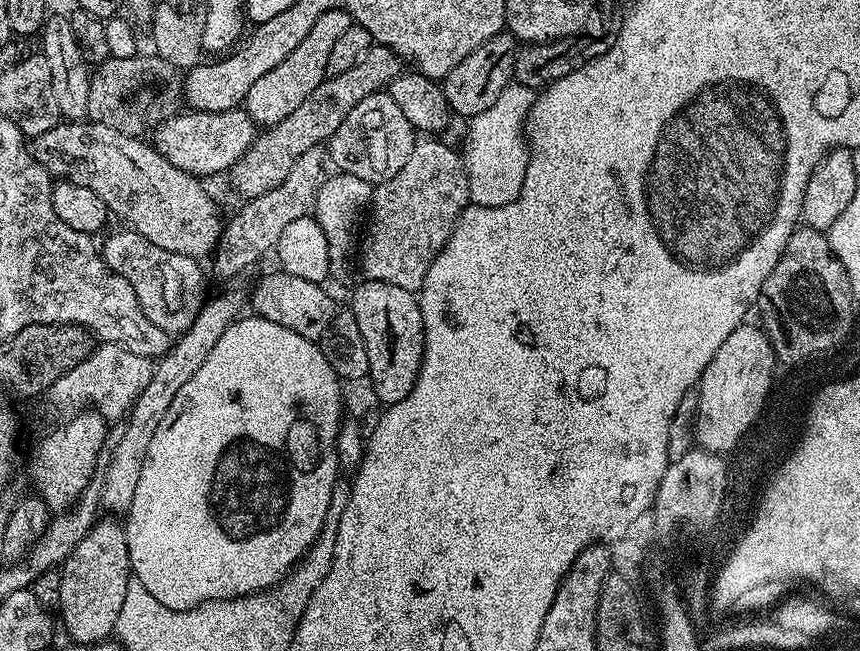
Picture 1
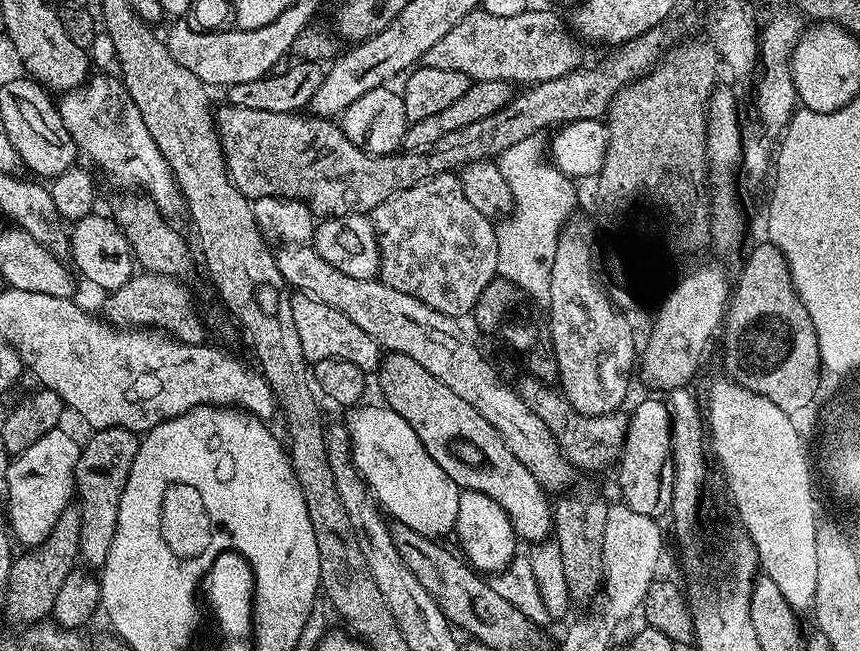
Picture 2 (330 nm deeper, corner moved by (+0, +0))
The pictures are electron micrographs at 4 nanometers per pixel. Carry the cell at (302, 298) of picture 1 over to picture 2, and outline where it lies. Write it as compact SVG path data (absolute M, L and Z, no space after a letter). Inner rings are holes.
M293 295L294 327L298 329L298 339L302 342L302 354L309 362L322 358L342 358L342 362L354 362L365 374L372 374L380 367L382 349L379 344L366 334L346 314L318 302L313 296Z

